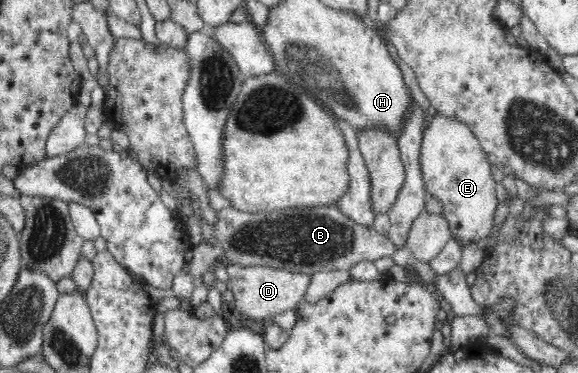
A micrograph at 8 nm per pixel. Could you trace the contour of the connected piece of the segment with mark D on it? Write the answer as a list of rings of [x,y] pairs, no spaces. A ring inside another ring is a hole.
[[[234,264],[226,268],[230,275],[228,283],[234,294],[234,306],[238,312],[252,320],[264,320],[266,317],[275,317],[285,310],[294,309],[300,301],[305,299],[305,293],[312,281],[312,277],[308,275],[279,268],[242,267]]]

